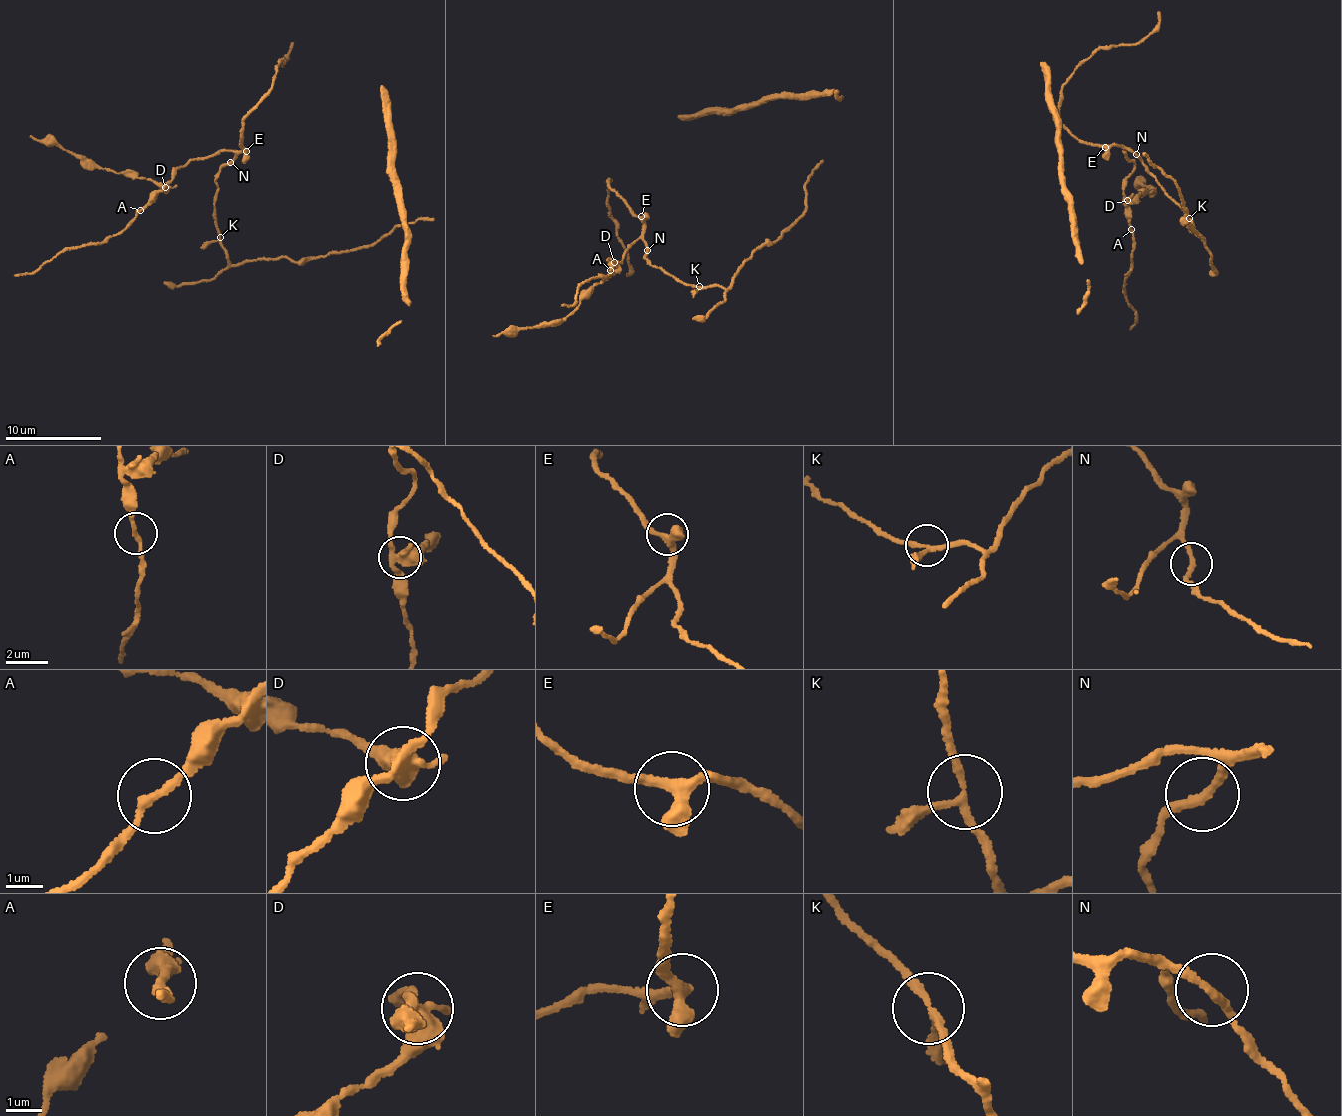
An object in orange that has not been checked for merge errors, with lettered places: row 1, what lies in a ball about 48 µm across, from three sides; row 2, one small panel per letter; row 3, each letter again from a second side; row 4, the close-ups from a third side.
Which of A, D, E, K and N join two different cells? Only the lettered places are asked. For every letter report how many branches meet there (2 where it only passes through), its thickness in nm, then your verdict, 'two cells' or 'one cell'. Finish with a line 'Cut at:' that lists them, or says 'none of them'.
A: 2 branches meet; 200 nm thick; one cell
D: 4 branches meet; 420 nm thick; two cells
E: 3 branches meet; 320 nm thick; one cell
K: 3 branches meet; 180 nm thick; two cells
N: 2 branches meet; 220 nm thick; one cell
Cut at: D, K

